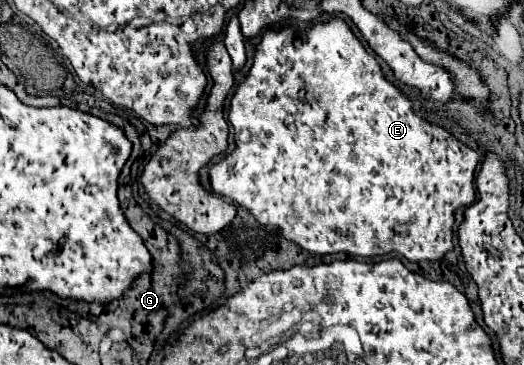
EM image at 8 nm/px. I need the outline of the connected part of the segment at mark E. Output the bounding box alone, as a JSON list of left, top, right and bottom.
[210,18,480,262]

